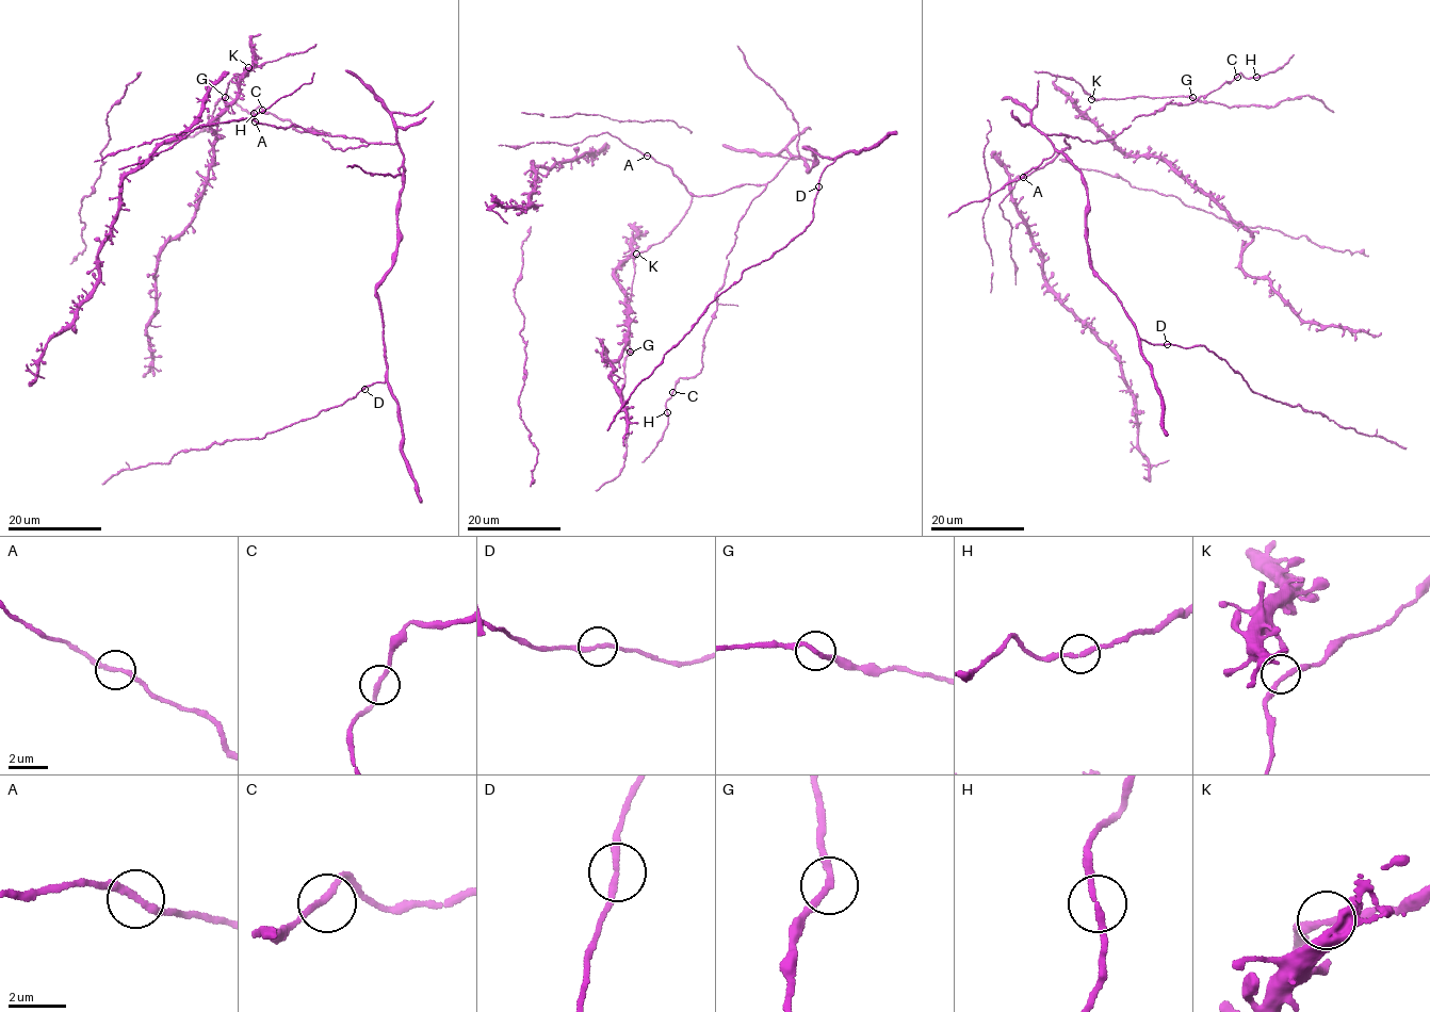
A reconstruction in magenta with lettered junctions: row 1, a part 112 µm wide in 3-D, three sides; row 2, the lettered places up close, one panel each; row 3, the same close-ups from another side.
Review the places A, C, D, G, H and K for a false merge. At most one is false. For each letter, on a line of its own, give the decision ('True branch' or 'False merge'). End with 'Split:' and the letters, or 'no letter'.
A: True branch
C: True branch
D: True branch
G: True branch
H: True branch
K: True branch
Split: no letter

